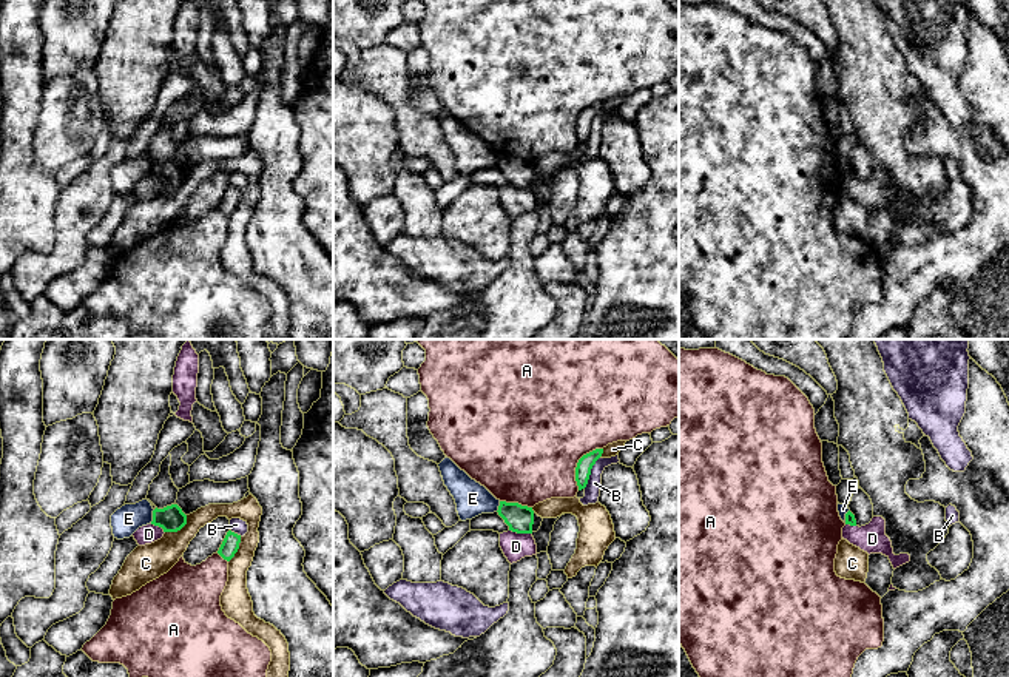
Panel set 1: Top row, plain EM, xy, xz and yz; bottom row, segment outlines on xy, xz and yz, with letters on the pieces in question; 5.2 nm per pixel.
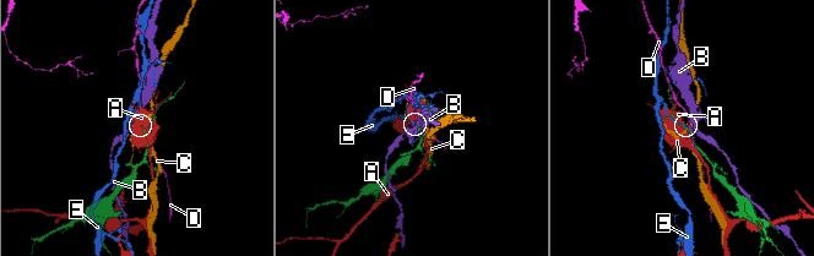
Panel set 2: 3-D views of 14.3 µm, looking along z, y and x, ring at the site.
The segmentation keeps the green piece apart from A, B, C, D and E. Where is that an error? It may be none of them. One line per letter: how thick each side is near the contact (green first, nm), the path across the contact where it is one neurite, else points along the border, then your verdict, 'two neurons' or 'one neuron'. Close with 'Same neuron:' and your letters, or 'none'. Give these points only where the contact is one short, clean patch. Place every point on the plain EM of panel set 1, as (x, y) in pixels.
A: 80/500 nm | two neurons
B: 80/80 nm | two neurons
C: 140/190 nm | two neurons
D: 140/140 nm | two neurons
E: 140/150 nm | along xy (155, 164), (150, 178) | two neurons
Same neuron: none

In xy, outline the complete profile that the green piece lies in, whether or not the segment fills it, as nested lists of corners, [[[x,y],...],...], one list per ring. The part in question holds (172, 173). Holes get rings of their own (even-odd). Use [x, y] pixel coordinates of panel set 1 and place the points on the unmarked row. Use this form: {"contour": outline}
{"contour": [[[177,159],[153,165],[151,179],[159,180],[164,187],[177,187],[187,179],[187,170]]]}

